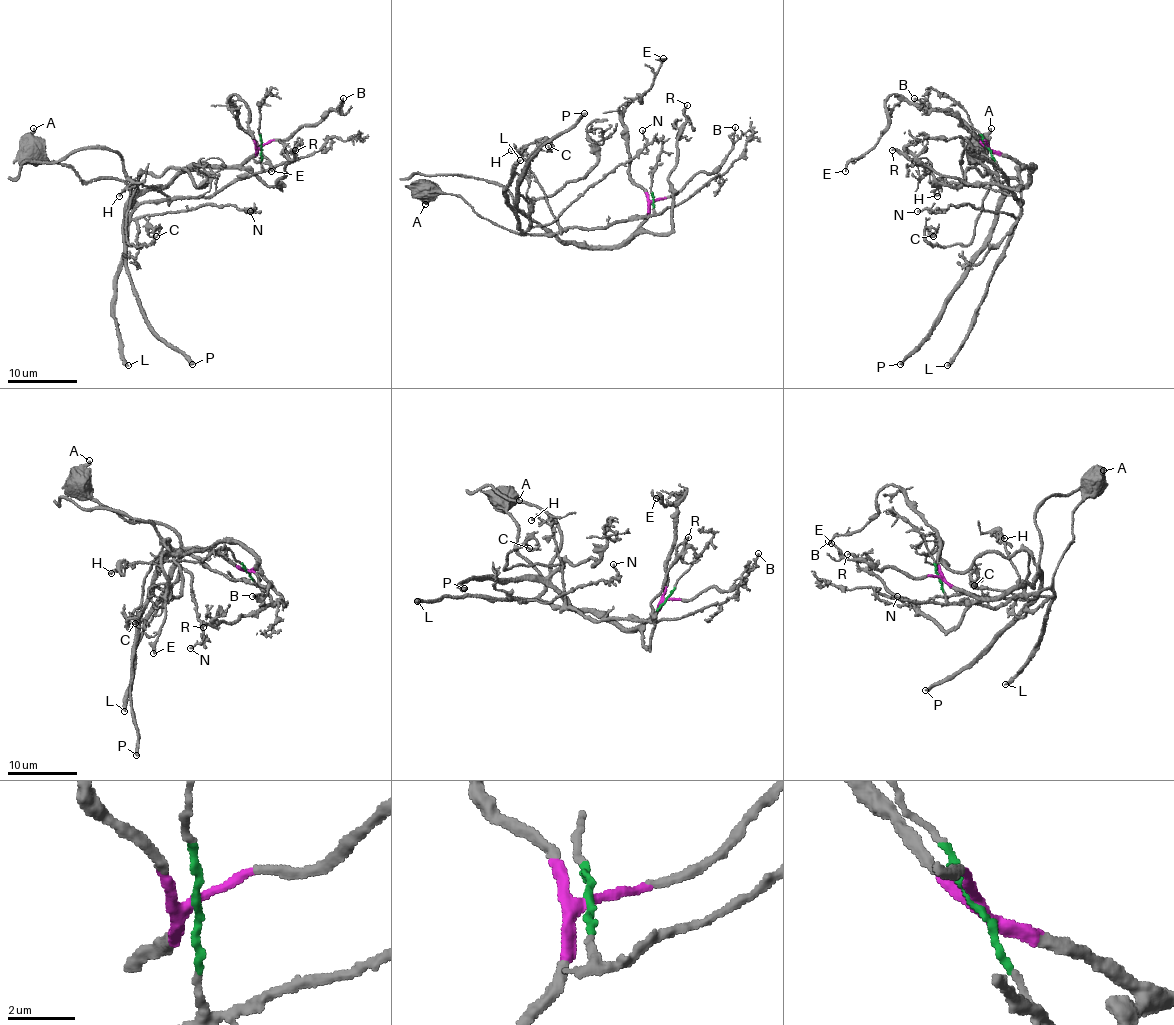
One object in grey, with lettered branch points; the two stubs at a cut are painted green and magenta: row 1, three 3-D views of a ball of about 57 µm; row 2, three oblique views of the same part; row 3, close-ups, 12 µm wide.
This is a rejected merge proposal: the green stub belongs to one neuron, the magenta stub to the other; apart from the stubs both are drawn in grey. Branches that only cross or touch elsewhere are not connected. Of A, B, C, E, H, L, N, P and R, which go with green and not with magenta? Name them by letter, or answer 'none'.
A, H, L, N

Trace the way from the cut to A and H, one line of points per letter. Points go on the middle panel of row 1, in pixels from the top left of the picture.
A: (653, 201), (651, 214), (555, 233), (492, 224), (457, 194), (431, 194), (425, 203)
H: (653, 201), (653, 212), (648, 215), (630, 215), (601, 228), (562, 228), (529, 159), (511, 151)

